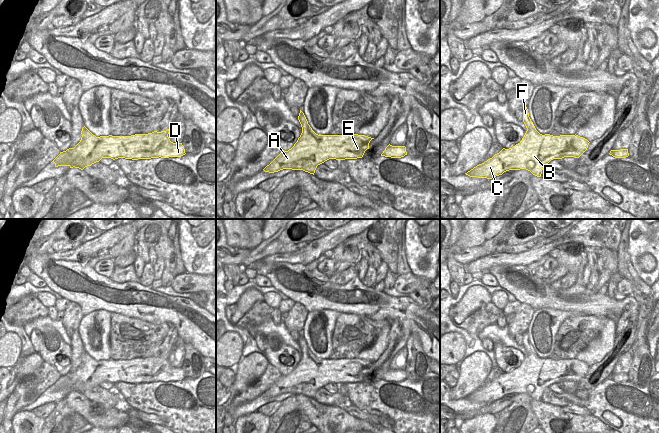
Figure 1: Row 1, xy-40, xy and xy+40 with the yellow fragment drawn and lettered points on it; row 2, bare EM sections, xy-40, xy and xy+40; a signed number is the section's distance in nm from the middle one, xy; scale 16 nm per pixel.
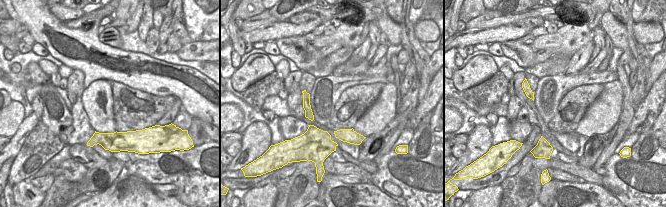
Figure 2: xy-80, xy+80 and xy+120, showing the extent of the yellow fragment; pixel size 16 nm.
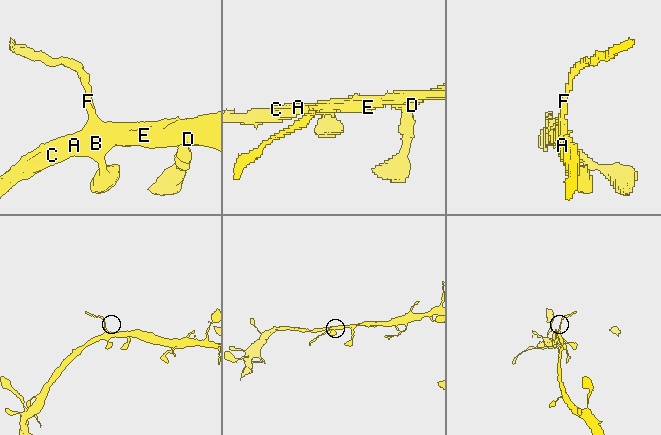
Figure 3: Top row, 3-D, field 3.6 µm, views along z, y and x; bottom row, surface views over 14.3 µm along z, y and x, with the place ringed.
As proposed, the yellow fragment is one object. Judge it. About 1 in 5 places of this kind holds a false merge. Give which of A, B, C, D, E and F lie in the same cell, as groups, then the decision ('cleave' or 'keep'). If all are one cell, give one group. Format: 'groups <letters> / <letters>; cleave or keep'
groups A B C D E F; keep

